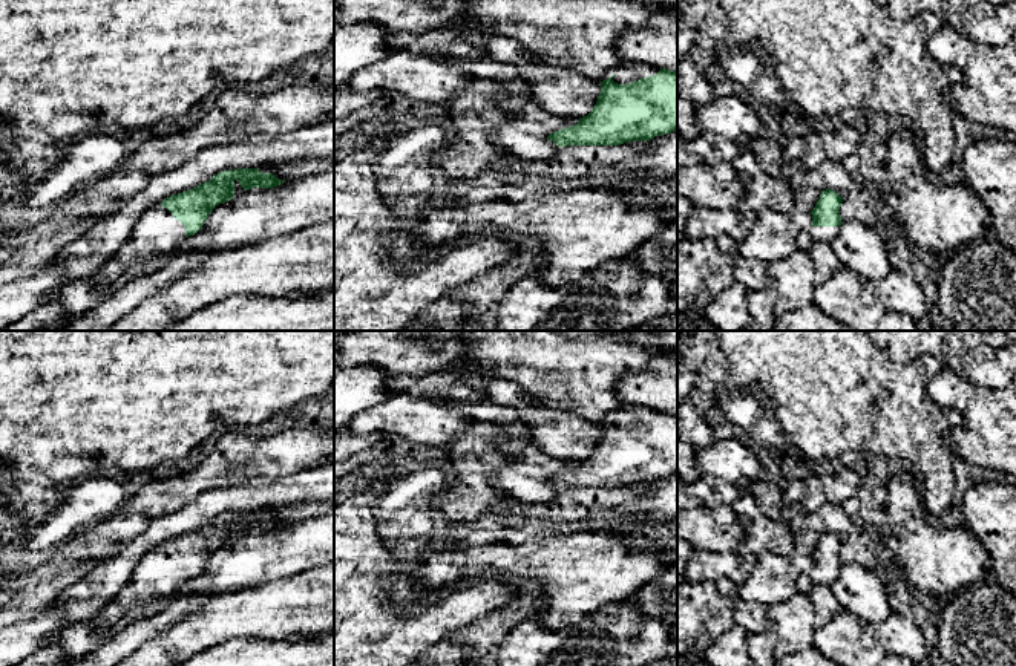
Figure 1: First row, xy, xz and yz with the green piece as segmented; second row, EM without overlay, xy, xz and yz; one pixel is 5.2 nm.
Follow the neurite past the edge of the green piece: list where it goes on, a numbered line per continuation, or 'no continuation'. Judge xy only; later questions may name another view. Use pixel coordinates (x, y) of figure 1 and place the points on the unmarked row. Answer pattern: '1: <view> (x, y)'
1: xy (157, 574)

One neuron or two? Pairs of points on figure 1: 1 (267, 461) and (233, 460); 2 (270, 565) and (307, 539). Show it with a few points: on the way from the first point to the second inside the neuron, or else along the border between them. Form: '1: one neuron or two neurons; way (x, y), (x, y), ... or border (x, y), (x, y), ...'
1: one neuron; way (259, 460), (241, 460)
2: one neuron; way (279, 556), (298, 547)

